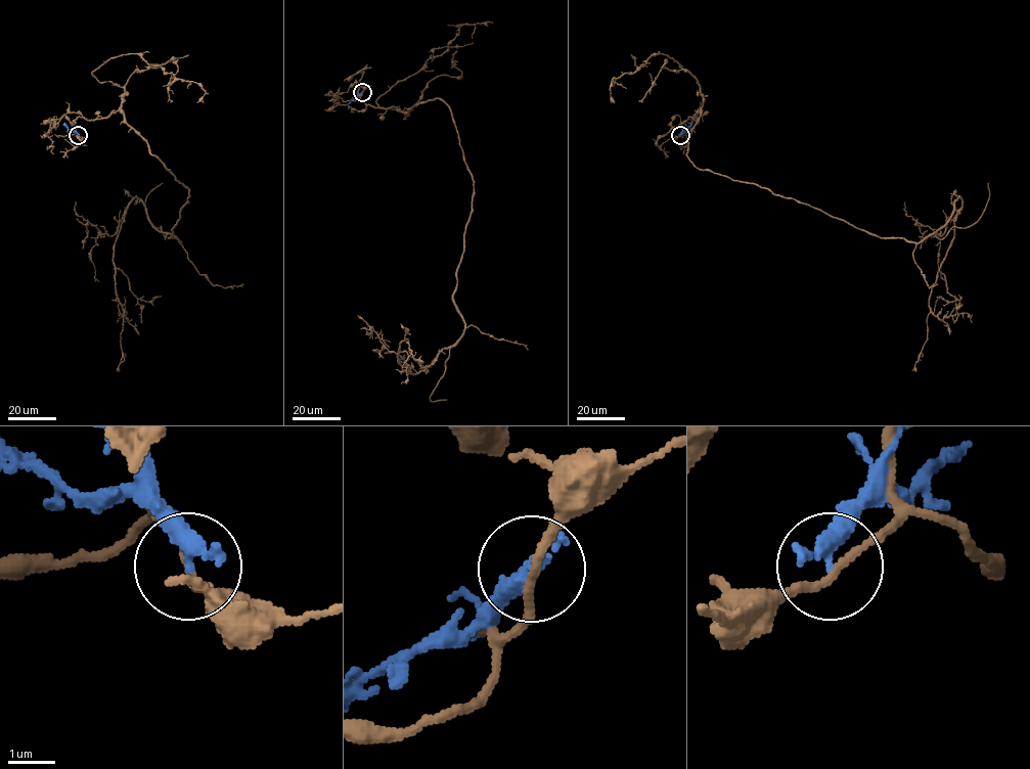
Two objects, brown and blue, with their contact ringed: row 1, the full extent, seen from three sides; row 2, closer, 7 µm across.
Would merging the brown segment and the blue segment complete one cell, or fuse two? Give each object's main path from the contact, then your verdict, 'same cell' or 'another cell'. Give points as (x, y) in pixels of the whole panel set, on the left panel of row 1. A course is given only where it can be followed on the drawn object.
brown via (78, 135), (78, 117), (119, 110), (188, 189), (169, 237), (180, 242), (139, 199), (124, 215), (116, 370) | blue via (78, 135), (63, 125) | another cell

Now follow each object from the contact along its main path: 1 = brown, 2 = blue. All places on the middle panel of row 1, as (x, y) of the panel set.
1: (362, 92), (407, 112), (442, 99), (473, 181), (453, 303), (464, 331), (413, 373), (398, 361), (400, 324)
2: (362, 92), (348, 103)

